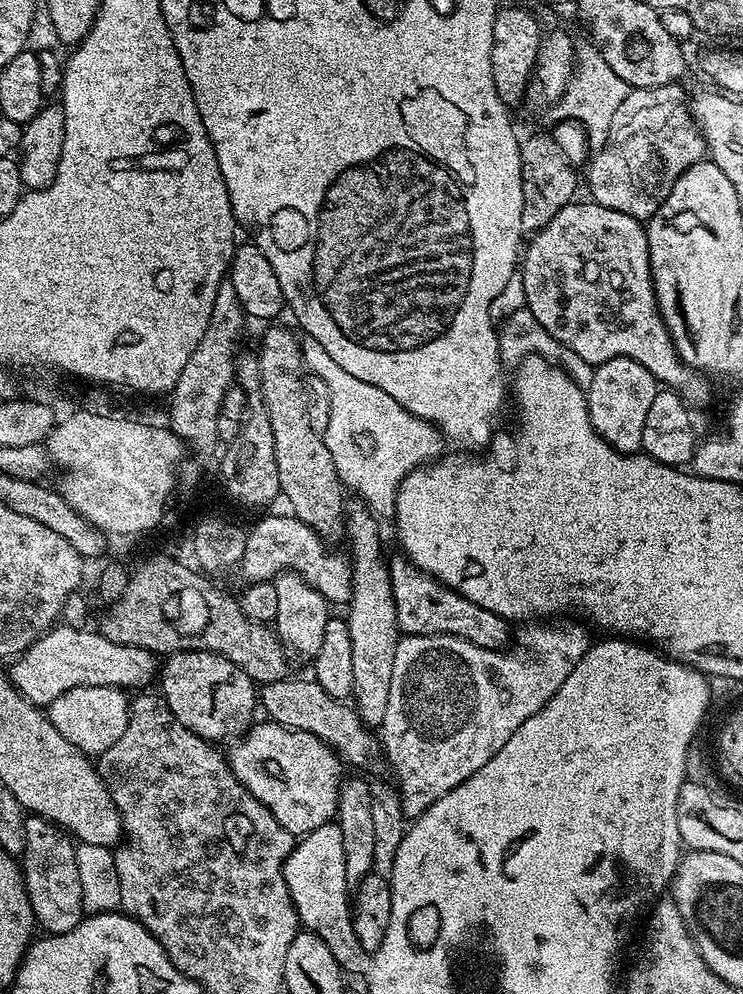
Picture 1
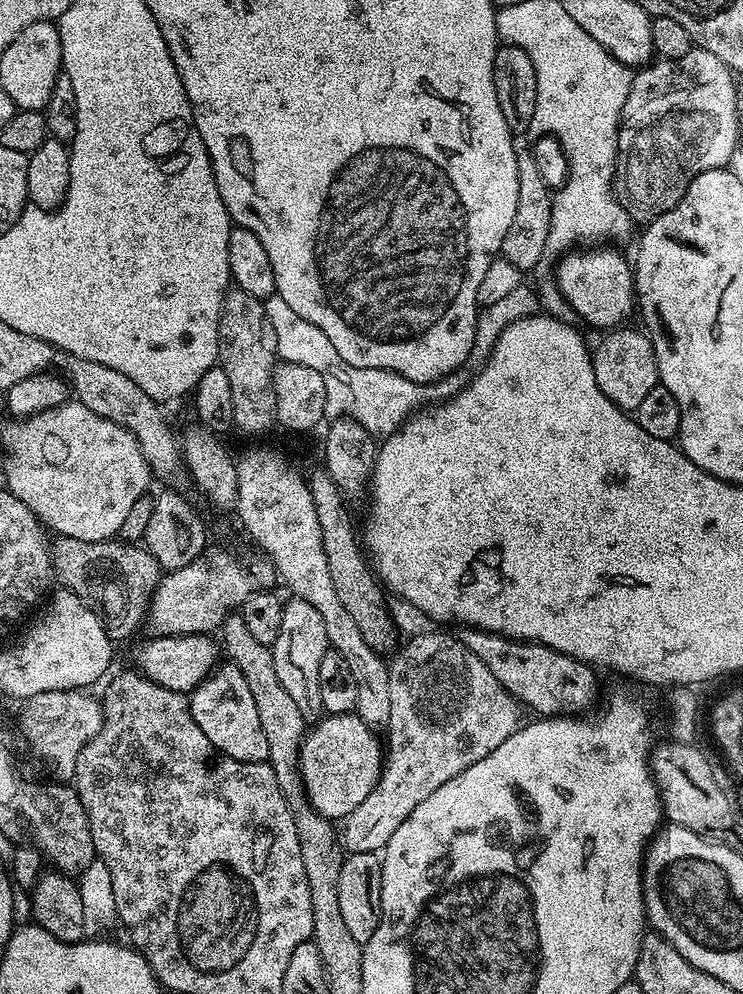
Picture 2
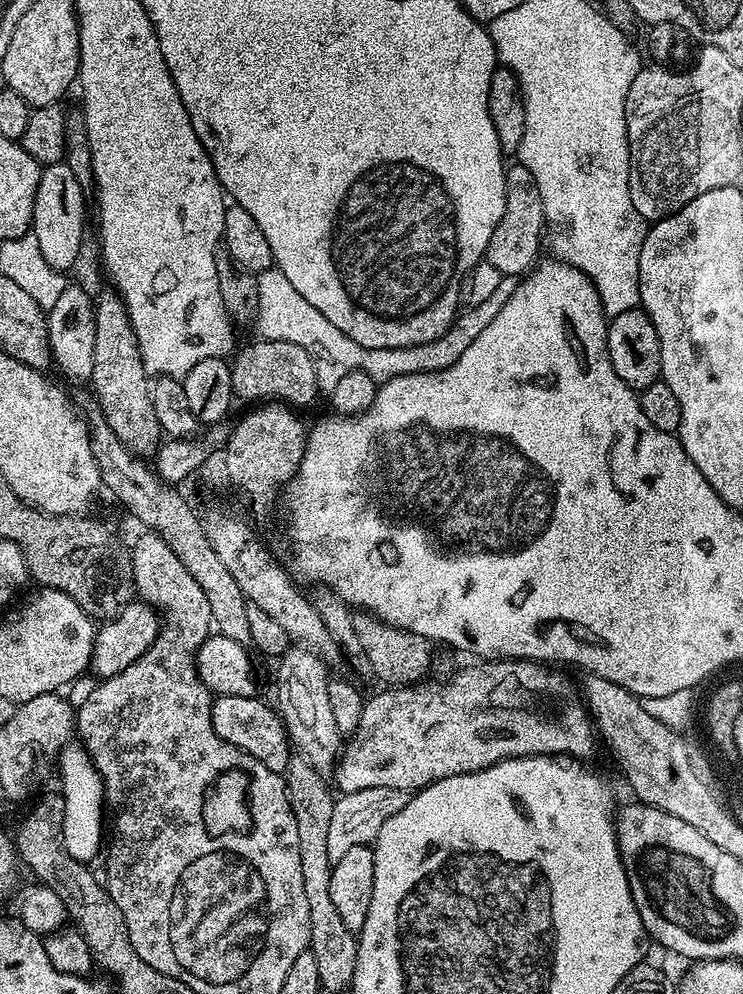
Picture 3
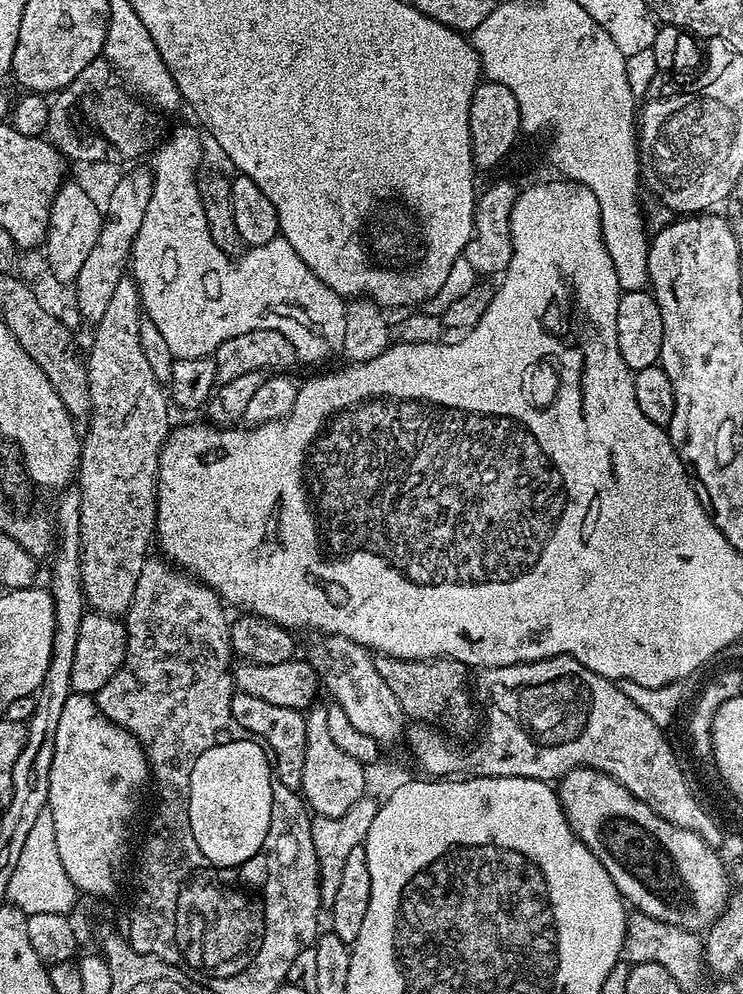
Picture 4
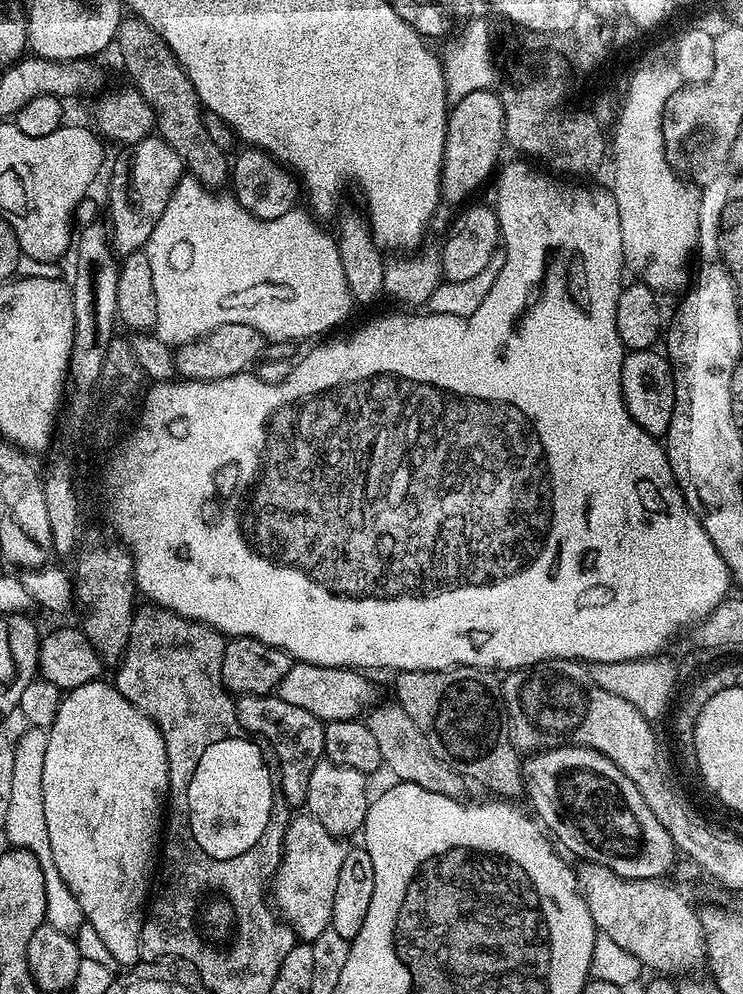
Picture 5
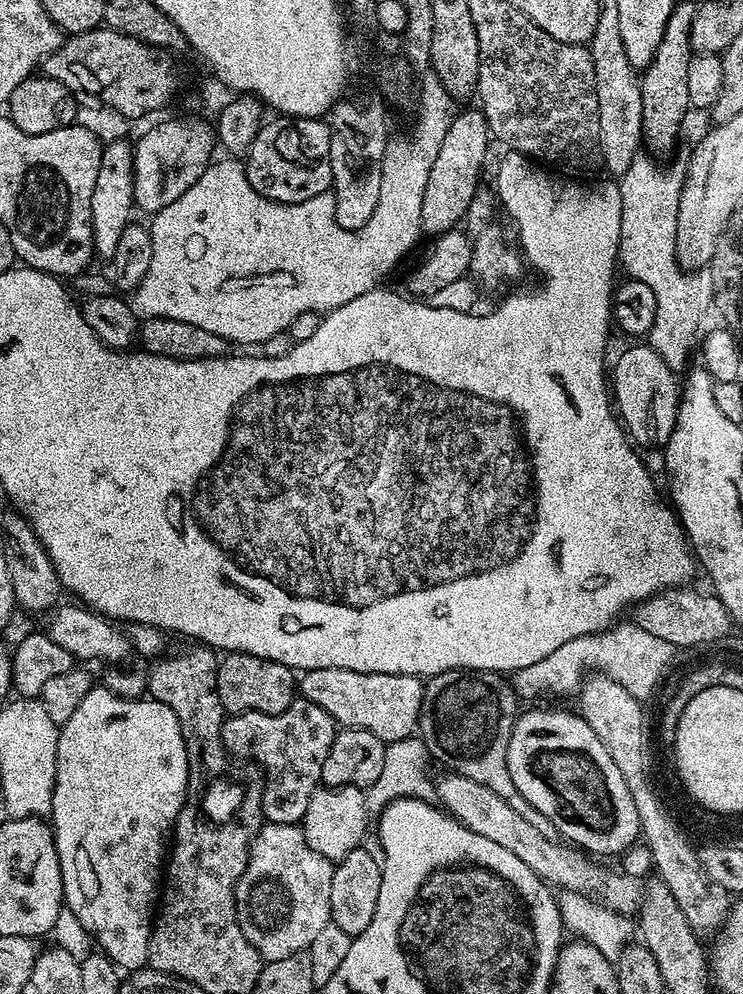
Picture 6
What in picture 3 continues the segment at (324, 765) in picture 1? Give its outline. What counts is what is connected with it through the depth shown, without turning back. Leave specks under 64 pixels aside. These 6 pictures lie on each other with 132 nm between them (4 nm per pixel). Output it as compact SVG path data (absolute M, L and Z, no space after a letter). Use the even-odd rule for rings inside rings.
M490 660L487 662L472 662L469 668L456 672L445 684L437 688L420 688L424 686L388 686L377 696L369 695L364 702L362 710L362 722L358 722L358 730L347 737L343 745L339 760L336 761L334 777L336 776L335 787L341 793L361 792L371 788L389 788L390 790L402 790L406 794L415 793L417 790L432 784L442 778L460 776L464 772L481 772L492 764L503 760L513 760L519 756L555 756L557 758L585 758L592 752L592 740L594 741L594 725L588 714L587 707L582 699L581 693L572 684L567 684L562 677L551 667L540 662L531 660Z

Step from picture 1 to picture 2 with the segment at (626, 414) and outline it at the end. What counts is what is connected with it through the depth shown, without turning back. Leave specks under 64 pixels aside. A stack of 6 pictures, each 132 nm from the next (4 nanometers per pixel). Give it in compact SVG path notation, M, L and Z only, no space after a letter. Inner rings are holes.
M621 326L611 329L600 340L600 345L595 345L592 352L592 365L594 378L598 378L598 390L610 398L619 408L634 410L642 406L642 398L650 394L658 386L660 371L656 365L656 351L652 345L652 338L647 331L639 327L628 328Z

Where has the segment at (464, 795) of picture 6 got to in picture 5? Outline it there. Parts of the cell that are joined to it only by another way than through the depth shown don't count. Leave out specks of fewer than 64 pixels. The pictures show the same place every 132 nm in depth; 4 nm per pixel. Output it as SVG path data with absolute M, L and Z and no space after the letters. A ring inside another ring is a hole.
M395 702L379 704L367 713L366 723L370 734L374 734L374 739L378 741L378 754L383 767L389 768L396 775L397 781L422 786L422 790L430 790L430 794L463 797L466 787L464 777L458 775L450 766L446 766L446 762L442 762L434 754L434 750L430 750L426 738L422 738L422 730L414 726L410 714L406 714L406 710L402 710L402 706ZM581 863L575 869L576 883L590 916L606 938L616 942L656 974L676 974L683 968L705 963L704 931L697 909L676 888L659 880L627 880L601 864Z

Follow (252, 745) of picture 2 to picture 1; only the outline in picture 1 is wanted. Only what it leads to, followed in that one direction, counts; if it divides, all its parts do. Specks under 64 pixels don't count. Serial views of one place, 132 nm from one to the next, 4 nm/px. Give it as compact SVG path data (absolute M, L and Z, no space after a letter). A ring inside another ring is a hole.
M173 652L165 660L158 672L159 691L182 726L209 742L231 741L252 727L252 715L258 712L258 688L234 662L213 652Z

